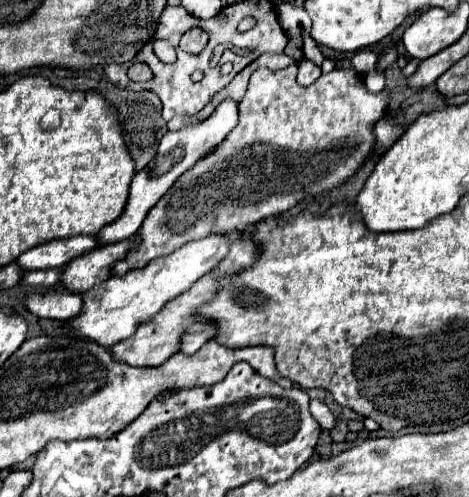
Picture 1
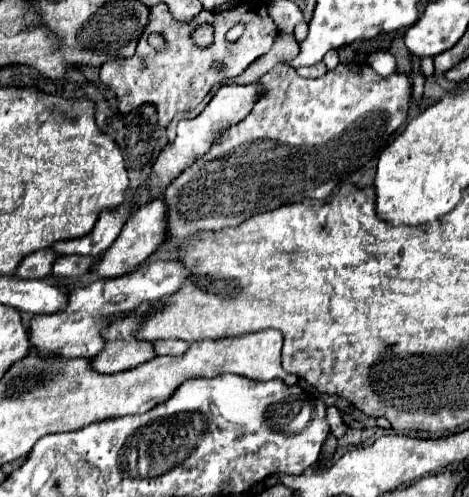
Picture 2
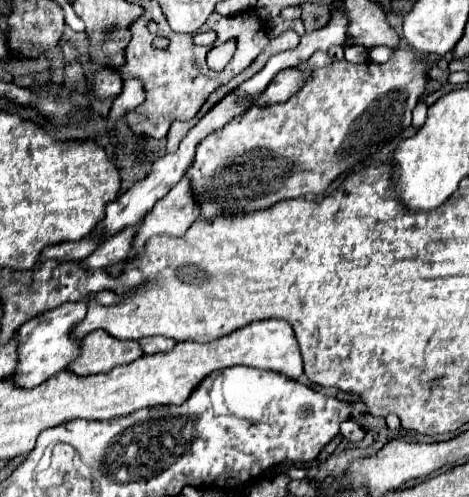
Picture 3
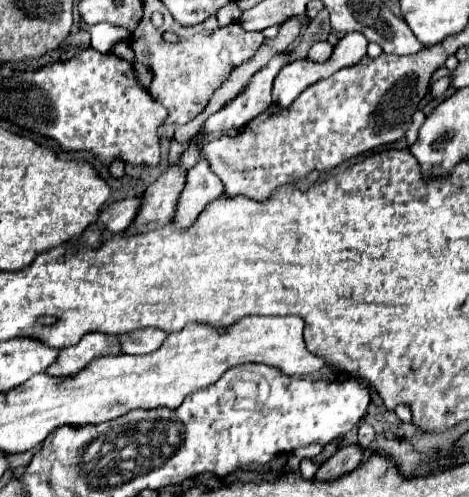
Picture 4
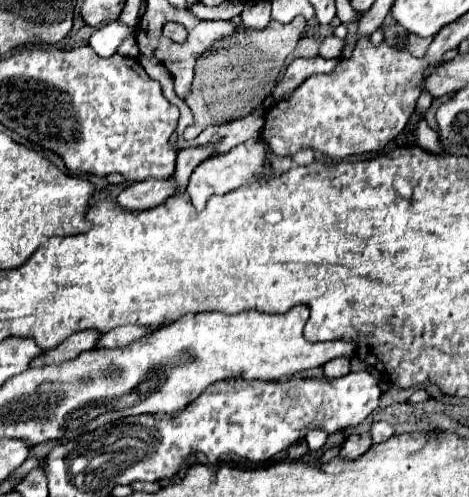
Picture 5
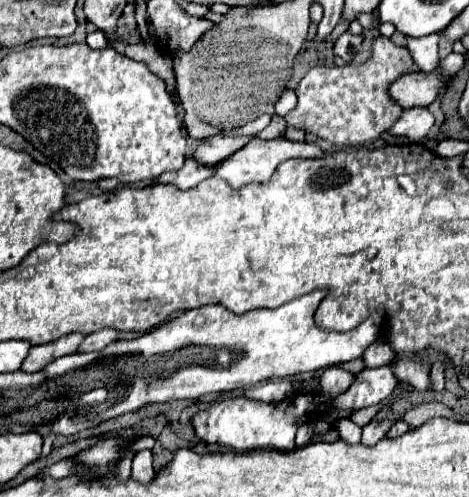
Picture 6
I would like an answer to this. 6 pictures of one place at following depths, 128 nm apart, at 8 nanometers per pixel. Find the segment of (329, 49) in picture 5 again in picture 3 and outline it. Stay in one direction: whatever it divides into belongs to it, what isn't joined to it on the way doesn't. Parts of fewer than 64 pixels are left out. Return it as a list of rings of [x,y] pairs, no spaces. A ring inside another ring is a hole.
[[[314,52],[304,64],[300,64],[298,68],[300,70],[318,70],[318,68],[324,68],[324,66],[328,66],[328,64],[332,64],[332,58],[328,56],[328,52]]]

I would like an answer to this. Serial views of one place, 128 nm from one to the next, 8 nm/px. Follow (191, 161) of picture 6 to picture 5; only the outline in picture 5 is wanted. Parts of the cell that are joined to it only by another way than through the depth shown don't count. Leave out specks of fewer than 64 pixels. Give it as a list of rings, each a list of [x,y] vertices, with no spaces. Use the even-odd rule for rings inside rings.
[[[148,178],[144,182],[134,182],[132,186],[124,188],[116,198],[122,208],[128,210],[144,210],[162,204],[176,192],[178,184],[174,178]]]

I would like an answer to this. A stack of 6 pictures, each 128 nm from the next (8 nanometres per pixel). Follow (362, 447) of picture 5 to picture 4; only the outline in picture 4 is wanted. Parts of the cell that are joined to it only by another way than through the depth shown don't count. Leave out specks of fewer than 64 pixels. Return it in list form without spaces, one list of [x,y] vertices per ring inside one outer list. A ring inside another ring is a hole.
[[[360,444],[342,446],[342,448],[338,448],[338,452],[332,458],[328,458],[320,466],[316,478],[318,480],[334,480],[334,478],[340,478],[340,476],[352,472],[362,462],[362,456],[364,456],[364,448]]]

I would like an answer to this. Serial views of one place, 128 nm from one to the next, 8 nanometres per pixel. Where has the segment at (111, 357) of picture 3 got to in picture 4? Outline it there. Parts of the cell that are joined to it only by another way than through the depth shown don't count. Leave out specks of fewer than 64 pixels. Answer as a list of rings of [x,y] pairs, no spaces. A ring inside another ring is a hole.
[[[90,332],[80,340],[80,344],[60,350],[60,356],[56,358],[56,364],[50,364],[46,368],[46,374],[50,376],[70,376],[80,372],[86,364],[90,364],[96,356],[104,354],[120,354],[120,344],[116,336]]]

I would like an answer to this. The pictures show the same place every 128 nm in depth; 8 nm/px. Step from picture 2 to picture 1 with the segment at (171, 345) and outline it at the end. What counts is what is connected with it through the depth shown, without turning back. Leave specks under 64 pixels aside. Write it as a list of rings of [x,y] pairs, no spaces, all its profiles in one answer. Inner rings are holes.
[[[196,322],[188,332],[184,332],[184,340],[180,342],[180,352],[182,354],[194,354],[200,346],[204,346],[208,340],[214,338],[216,326],[210,322]]]

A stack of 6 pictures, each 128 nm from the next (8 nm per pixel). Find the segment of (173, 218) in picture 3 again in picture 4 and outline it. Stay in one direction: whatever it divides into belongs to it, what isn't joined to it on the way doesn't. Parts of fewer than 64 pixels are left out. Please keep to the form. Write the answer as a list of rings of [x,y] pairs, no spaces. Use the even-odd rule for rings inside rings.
[[[202,156],[196,168],[188,170],[186,186],[178,202],[174,224],[180,228],[188,228],[200,216],[204,206],[222,194],[224,194],[224,184],[220,184],[220,178],[212,172],[208,160],[204,160]]]

